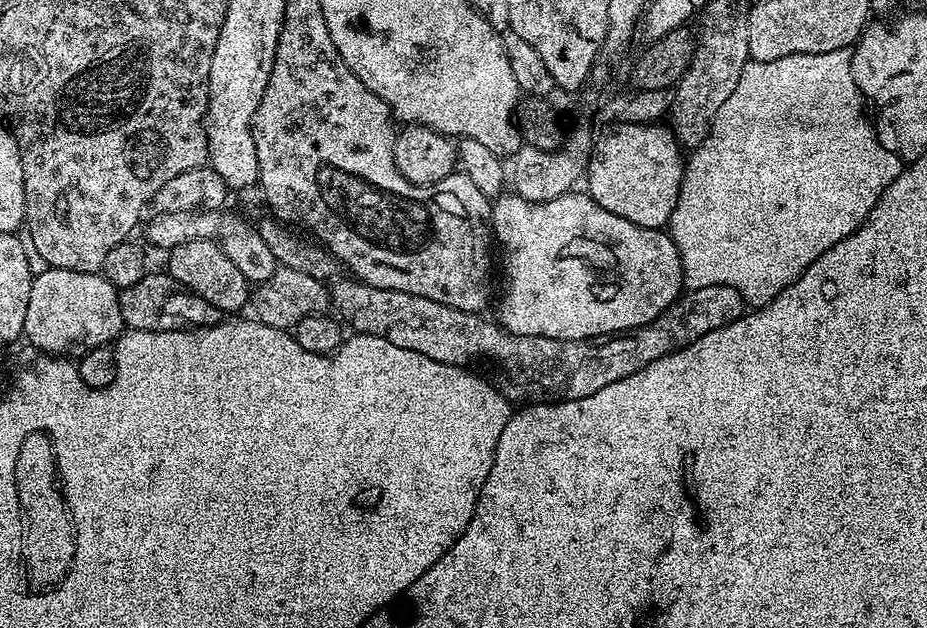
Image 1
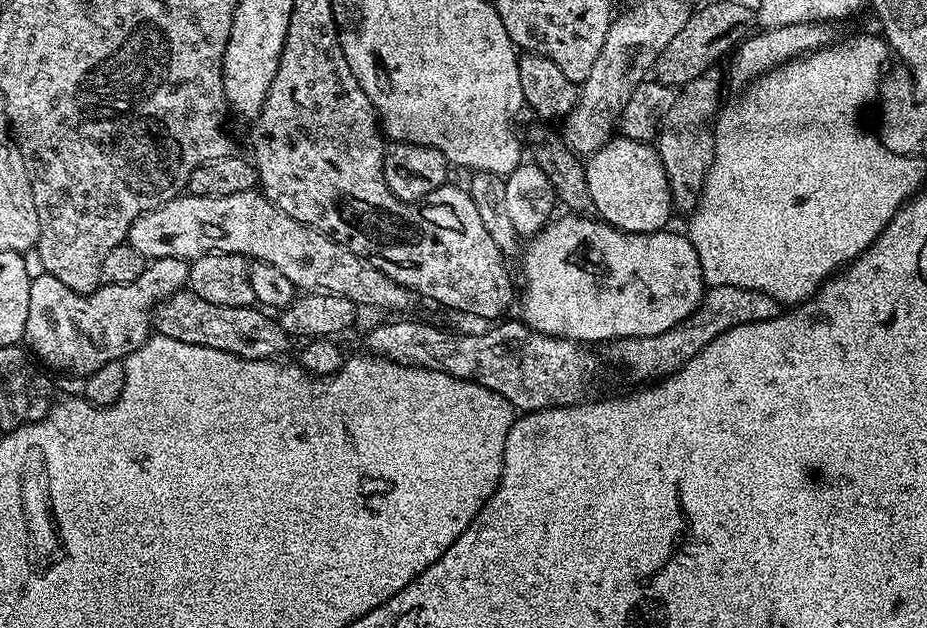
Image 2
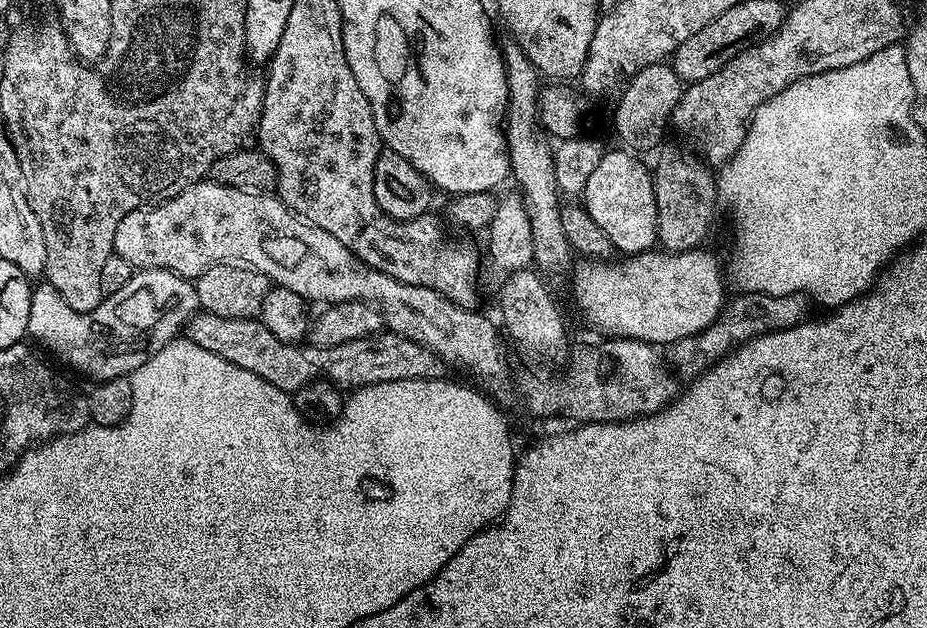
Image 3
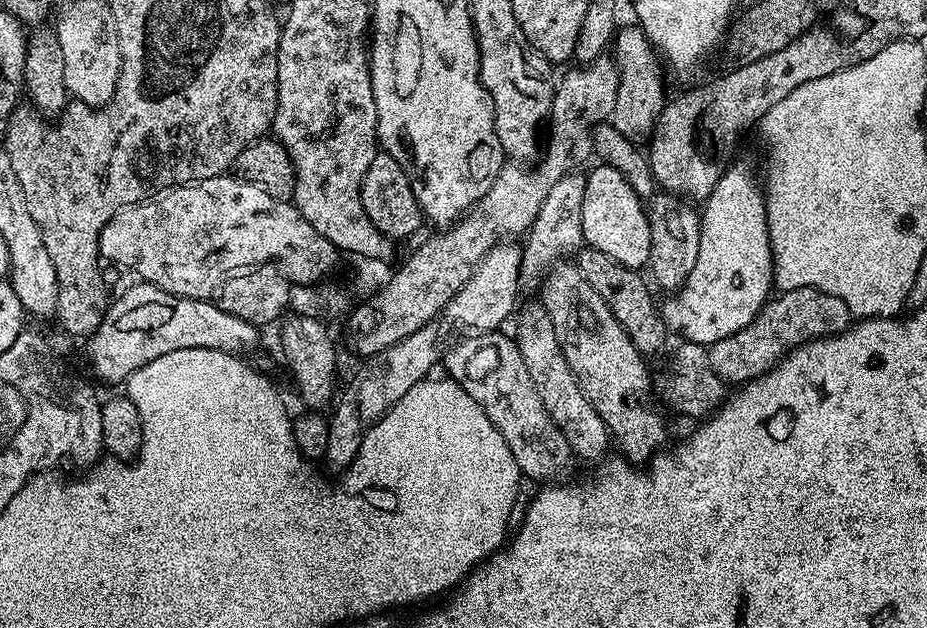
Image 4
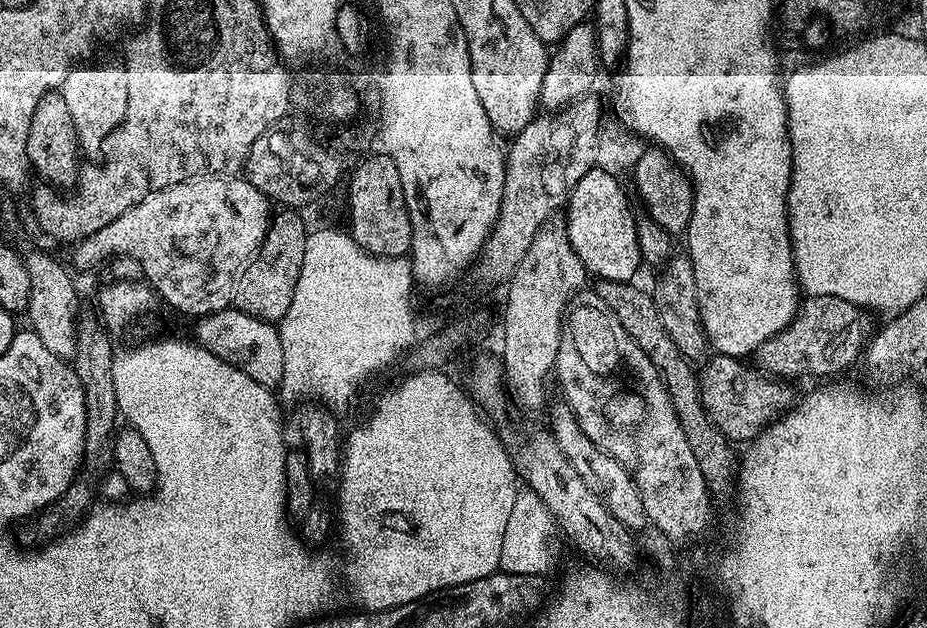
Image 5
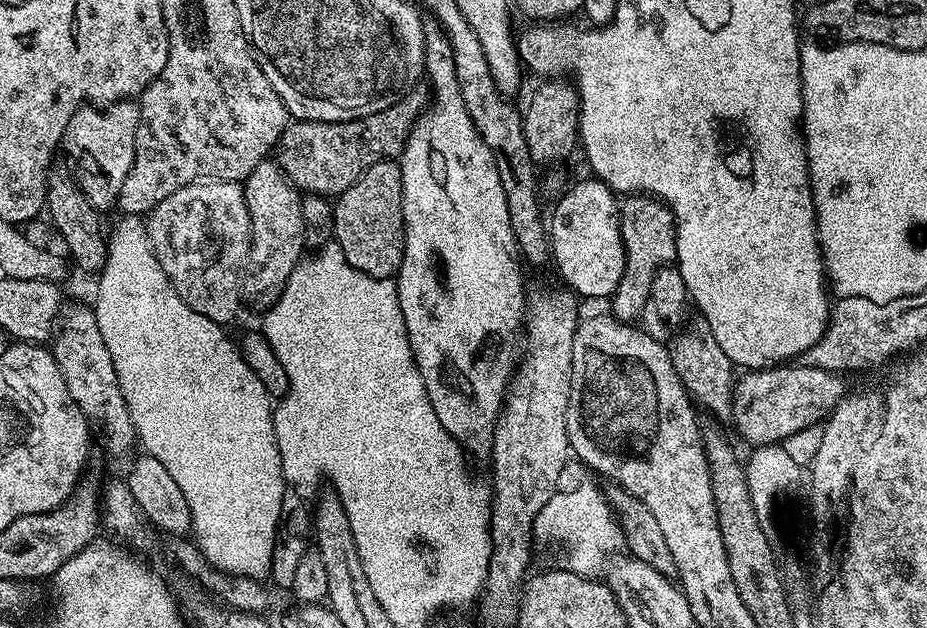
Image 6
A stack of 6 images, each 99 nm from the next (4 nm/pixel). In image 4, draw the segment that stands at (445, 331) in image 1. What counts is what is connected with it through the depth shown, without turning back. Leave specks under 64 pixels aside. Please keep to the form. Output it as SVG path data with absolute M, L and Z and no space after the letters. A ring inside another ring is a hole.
M810 286L780 292L769 299L754 322L750 322L750 326L746 326L738 334L732 334L730 338L711 344L708 348L710 366L725 385L746 384L775 368L800 345L846 331L853 320L852 311L846 306L846 302L842 302L842 298L834 298L834 294L826 294Z

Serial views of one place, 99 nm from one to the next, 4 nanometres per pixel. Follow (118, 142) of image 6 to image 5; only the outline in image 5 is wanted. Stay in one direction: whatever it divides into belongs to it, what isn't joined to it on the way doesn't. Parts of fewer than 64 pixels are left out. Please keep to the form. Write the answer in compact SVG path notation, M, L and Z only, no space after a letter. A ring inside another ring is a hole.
M119 63L91 64L71 68L58 91L70 110L70 122L74 122L79 151L85 157L96 158L105 151L113 130L124 121L128 103L123 67Z

